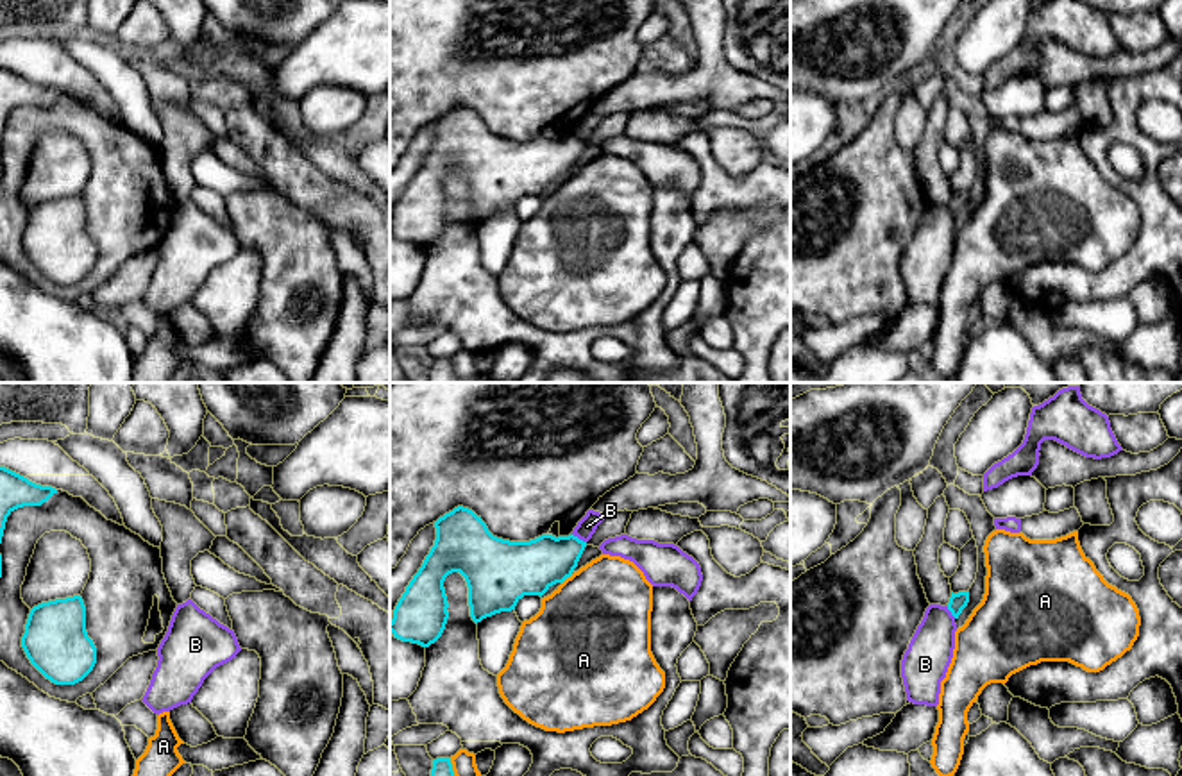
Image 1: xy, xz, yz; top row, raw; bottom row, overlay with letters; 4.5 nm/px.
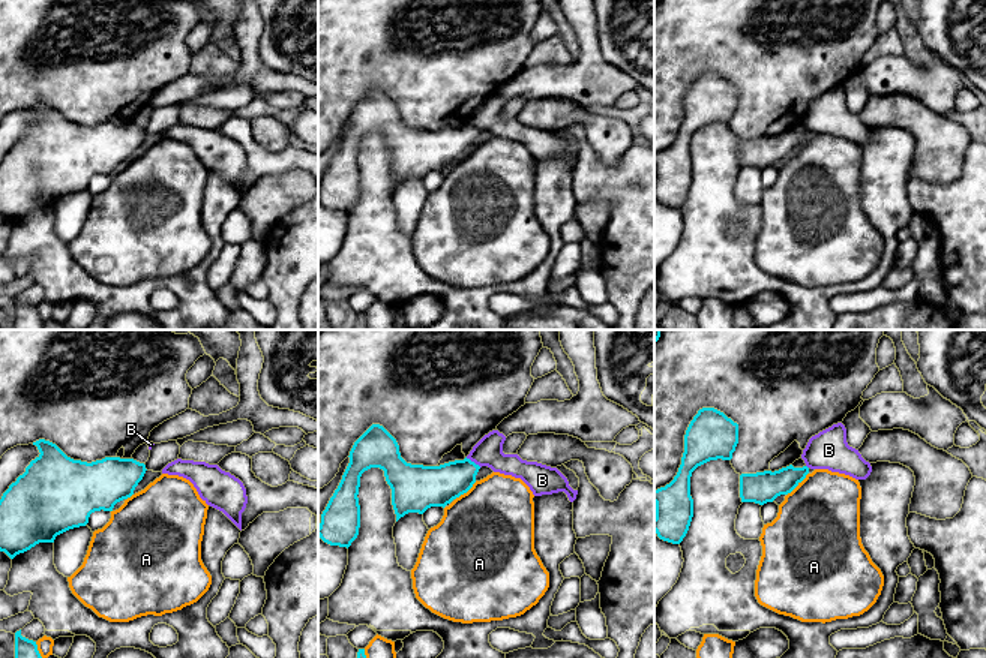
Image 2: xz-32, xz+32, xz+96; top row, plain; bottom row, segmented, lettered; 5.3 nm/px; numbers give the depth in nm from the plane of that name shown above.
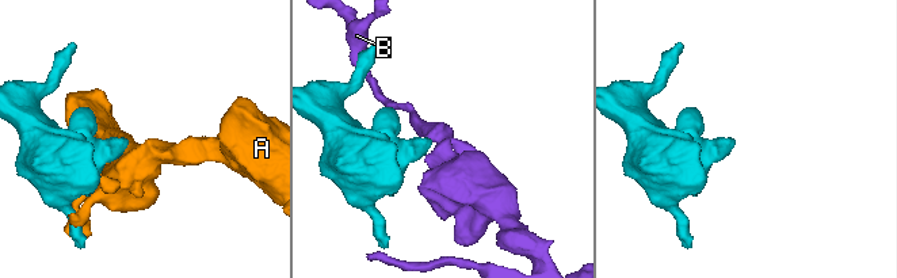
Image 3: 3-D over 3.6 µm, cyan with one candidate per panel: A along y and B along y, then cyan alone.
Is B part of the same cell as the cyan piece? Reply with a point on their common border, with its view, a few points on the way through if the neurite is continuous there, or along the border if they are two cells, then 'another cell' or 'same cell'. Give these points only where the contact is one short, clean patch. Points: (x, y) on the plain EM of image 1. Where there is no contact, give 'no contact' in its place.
meets cyan in xz at (578, 138); border along xz (573, 133), (585, 142); another cell

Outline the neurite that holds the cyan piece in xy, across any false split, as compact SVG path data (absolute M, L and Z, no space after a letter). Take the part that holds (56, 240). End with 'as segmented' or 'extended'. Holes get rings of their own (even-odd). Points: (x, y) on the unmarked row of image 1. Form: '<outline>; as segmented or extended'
M80 195L34 206L21 247L30 263L55 284L82 281L97 263L97 247L86 231L86 206Z; as segmented

